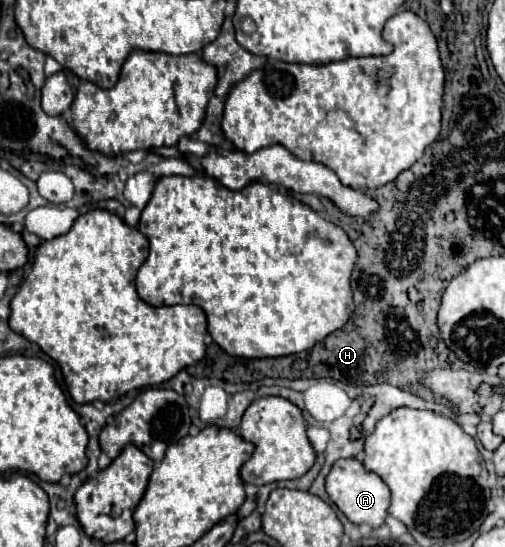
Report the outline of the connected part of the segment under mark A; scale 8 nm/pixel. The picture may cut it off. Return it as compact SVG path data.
M336 460L332 464L330 474L326 476L326 492L330 500L340 508L340 512L354 524L368 524L372 528L378 528L384 524L386 510L390 506L390 490L388 486L372 472L366 472L364 466L354 460Z

